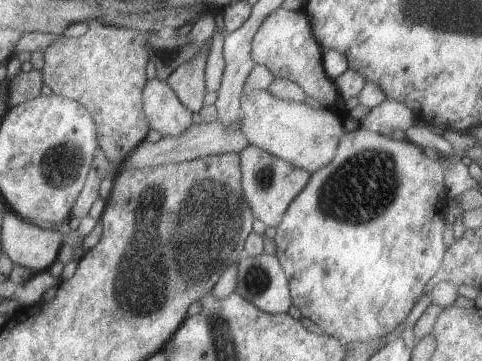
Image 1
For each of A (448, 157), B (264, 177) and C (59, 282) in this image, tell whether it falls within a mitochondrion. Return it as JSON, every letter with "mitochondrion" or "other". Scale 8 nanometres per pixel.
{"A":"other","B":"mitochondrion","C":"other"}

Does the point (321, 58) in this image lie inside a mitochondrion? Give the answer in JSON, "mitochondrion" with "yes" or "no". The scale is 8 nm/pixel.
{"mitochondrion":"no"}

